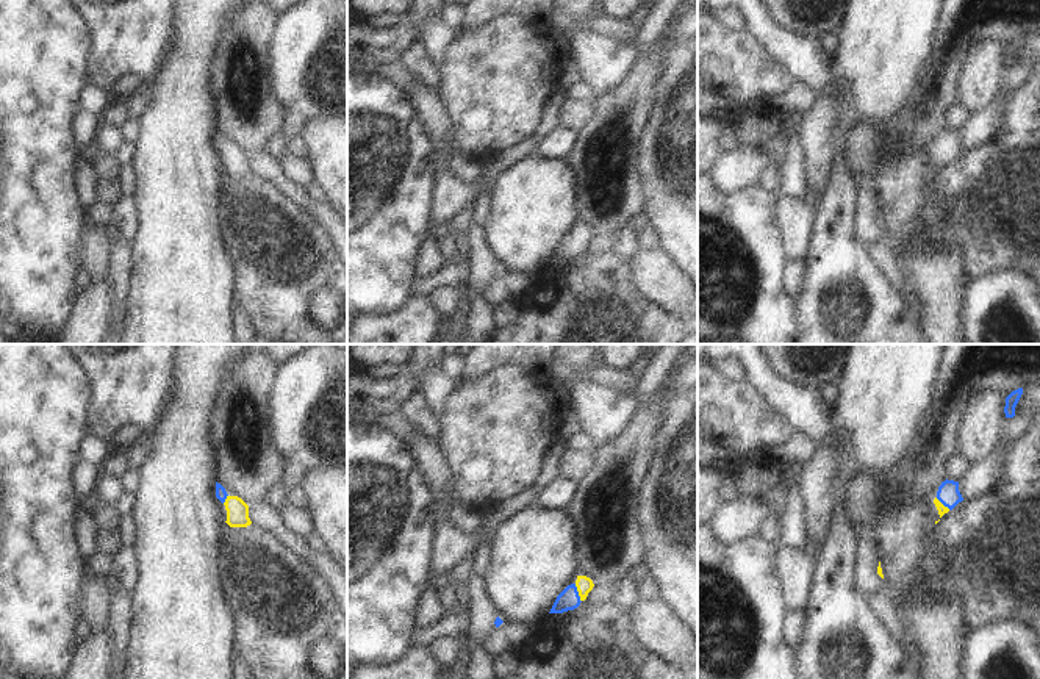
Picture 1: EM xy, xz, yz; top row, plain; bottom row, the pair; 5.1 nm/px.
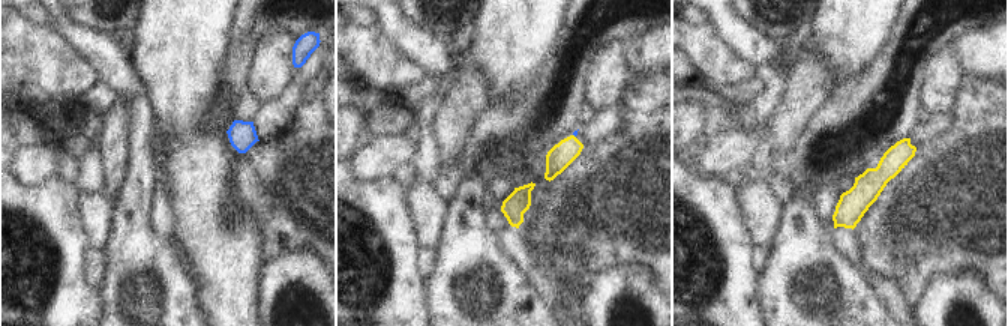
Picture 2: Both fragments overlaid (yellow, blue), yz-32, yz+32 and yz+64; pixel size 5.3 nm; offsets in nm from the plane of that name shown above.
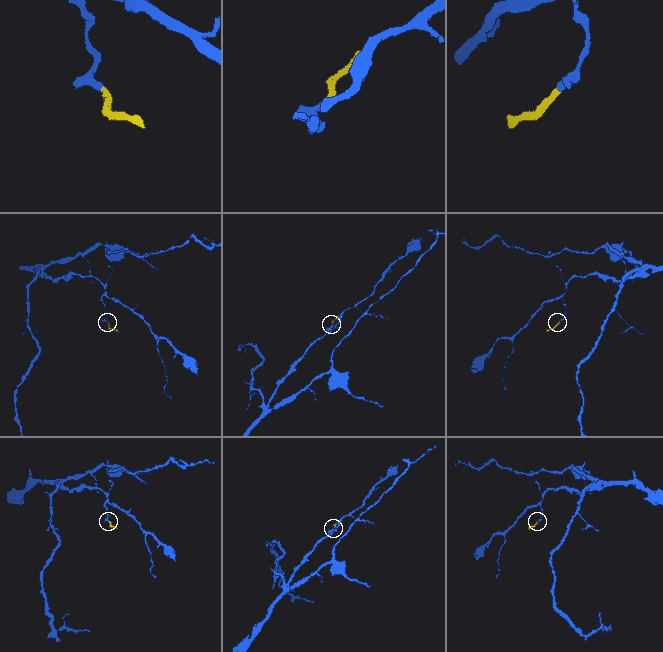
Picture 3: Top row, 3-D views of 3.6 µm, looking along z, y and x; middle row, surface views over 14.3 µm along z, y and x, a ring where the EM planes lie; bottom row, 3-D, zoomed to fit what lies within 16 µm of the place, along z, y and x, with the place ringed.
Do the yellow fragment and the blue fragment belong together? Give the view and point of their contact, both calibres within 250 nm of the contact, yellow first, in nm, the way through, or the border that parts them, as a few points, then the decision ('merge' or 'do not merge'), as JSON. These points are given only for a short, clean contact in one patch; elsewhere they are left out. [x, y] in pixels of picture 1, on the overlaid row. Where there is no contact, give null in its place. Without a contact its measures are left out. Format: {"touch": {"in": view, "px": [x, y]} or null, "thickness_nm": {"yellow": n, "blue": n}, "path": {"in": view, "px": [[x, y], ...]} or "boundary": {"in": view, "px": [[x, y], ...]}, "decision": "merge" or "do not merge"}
{"touch": {"in": "xz", "px": [579, 593]}, "thickness_nm": {"yellow": 90, "blue": 110}, "path": {"in": "xz", "px": [[584, 584], [579, 593], [568, 599]]}, "decision": "merge"}

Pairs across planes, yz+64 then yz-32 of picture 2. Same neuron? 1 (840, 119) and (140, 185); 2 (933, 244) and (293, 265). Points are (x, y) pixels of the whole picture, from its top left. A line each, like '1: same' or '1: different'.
1: different
2: different

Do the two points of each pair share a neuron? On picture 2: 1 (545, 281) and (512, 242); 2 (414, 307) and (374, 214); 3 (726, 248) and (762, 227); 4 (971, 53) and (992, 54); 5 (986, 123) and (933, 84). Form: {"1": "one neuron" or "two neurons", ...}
{"1": "one neuron", "2": "one neuron", "3": "two neurons", "4": "one neuron", "5": "two neurons"}

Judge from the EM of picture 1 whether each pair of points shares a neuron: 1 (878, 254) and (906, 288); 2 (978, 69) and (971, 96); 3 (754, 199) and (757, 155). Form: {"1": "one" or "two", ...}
{"1": "one", "2": "one", "3": "two"}

